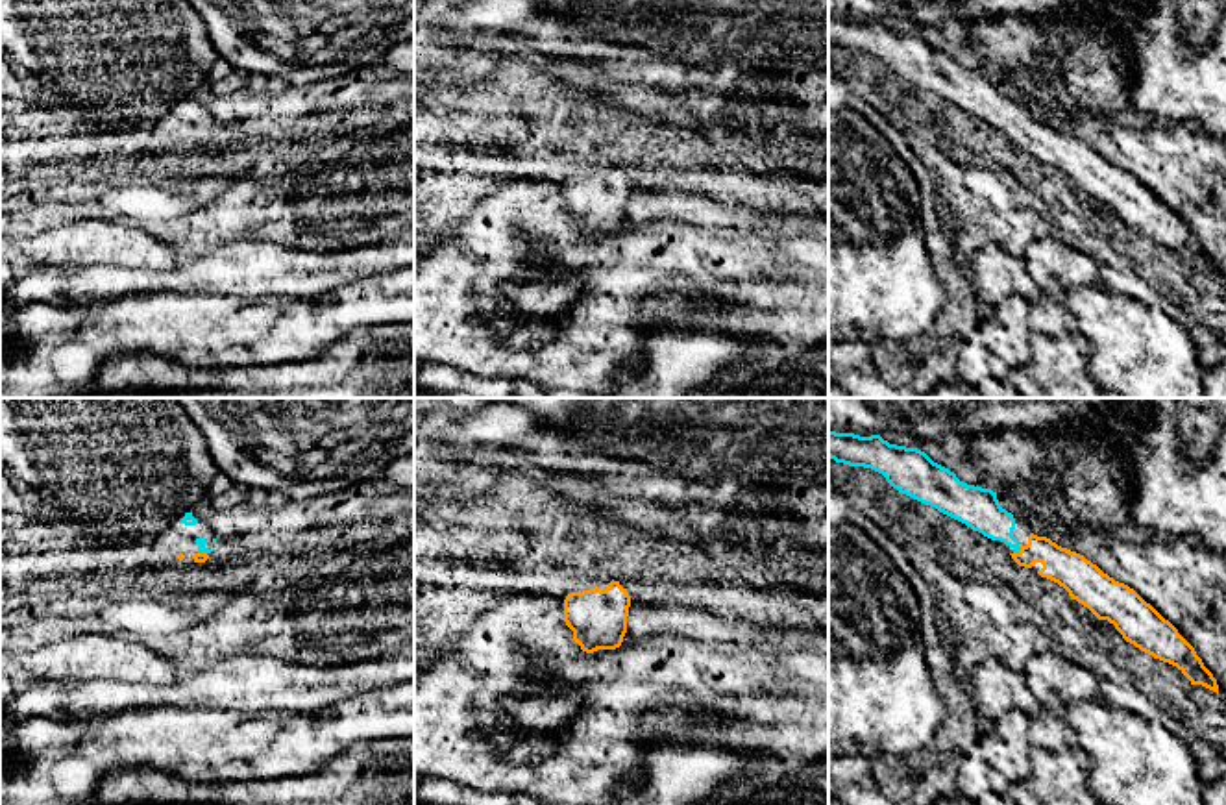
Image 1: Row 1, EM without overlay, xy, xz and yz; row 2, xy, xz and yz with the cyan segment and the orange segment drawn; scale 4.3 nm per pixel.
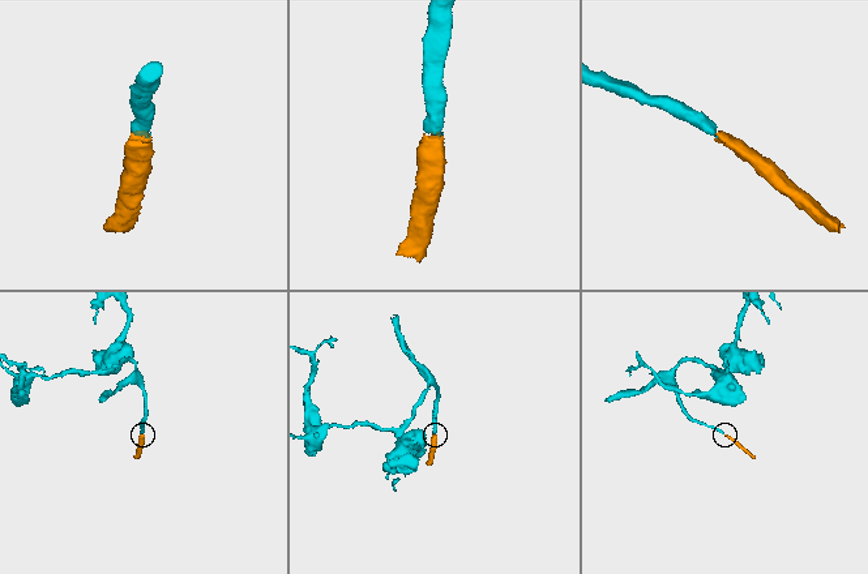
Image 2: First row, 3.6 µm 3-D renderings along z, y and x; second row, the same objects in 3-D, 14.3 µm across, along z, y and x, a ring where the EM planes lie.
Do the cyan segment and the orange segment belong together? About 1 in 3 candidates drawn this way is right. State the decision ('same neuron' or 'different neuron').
same neuron

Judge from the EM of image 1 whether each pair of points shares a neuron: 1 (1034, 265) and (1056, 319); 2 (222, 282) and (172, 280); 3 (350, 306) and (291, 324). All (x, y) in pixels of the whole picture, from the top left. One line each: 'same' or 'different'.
1: same
2: same
3: same

